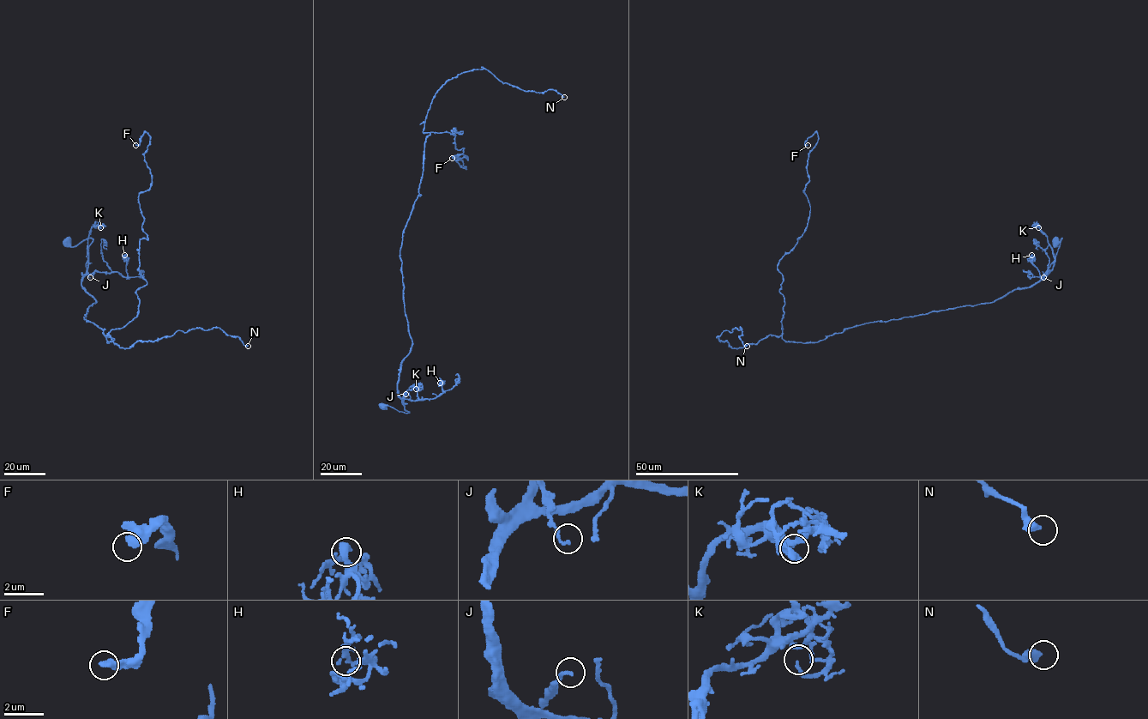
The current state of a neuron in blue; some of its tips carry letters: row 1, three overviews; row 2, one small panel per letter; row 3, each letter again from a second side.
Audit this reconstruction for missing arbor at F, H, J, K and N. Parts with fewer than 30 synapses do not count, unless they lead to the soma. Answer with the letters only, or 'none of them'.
N

